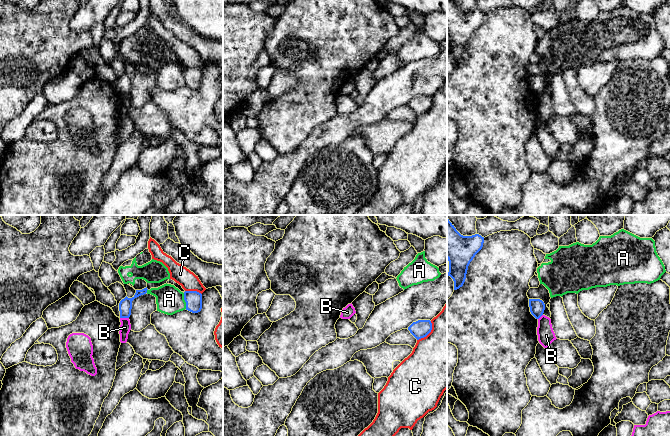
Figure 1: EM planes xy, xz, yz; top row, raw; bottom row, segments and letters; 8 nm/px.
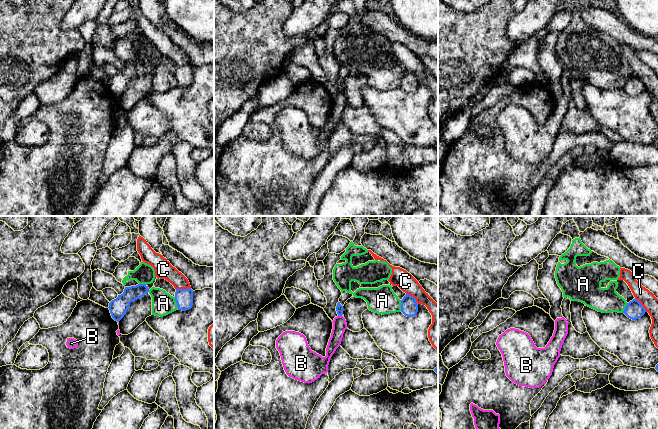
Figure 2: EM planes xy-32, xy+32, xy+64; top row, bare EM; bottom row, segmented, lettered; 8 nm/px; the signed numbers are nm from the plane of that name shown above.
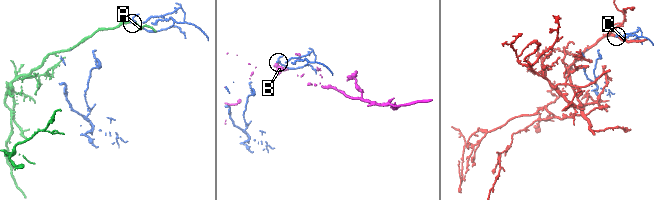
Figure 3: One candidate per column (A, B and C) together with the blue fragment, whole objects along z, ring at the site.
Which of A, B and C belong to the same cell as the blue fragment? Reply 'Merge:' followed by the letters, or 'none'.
Merge: none

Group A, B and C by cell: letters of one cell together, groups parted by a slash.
A / B / C

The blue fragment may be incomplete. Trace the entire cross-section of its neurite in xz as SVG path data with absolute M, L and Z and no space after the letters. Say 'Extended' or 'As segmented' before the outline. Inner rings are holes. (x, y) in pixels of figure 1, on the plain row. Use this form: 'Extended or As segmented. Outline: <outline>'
As segmented. Outline: M418 96L413 98L408 106L417 115L426 113L432 106L432 99L430 96Z

